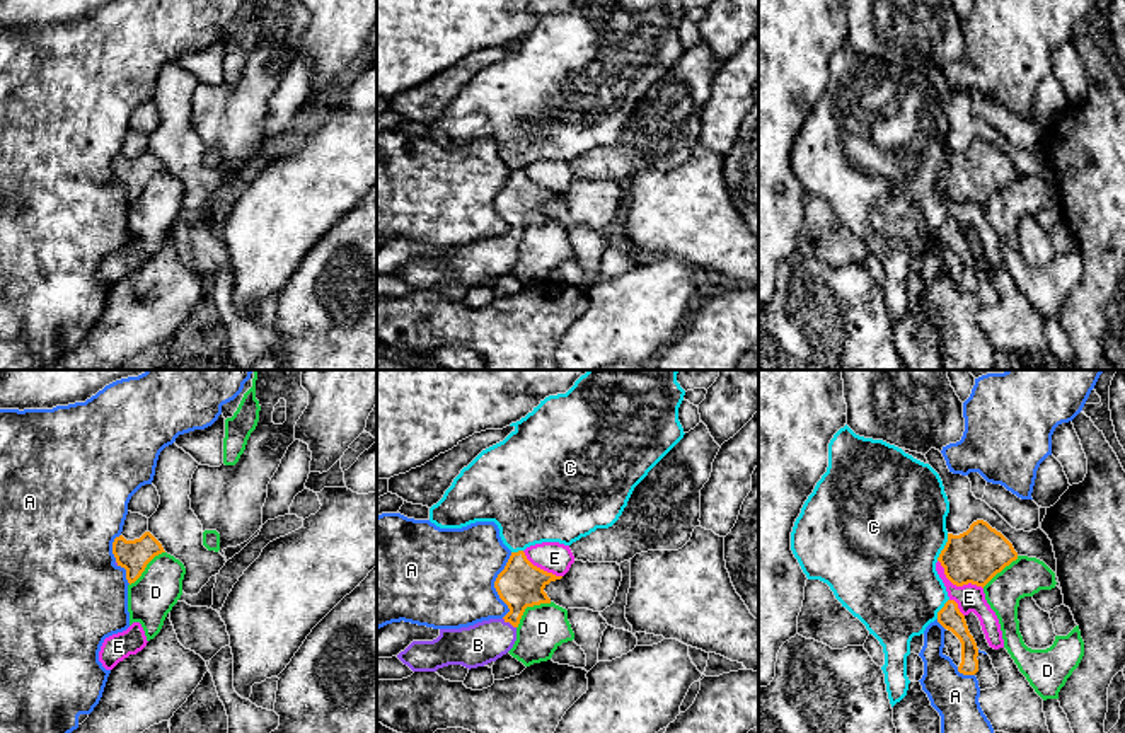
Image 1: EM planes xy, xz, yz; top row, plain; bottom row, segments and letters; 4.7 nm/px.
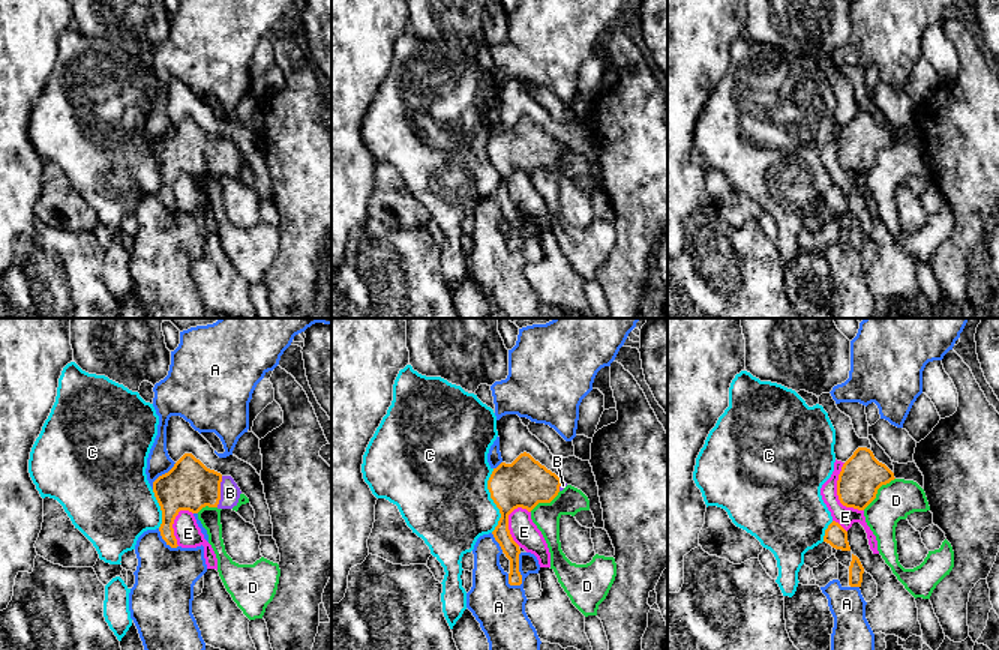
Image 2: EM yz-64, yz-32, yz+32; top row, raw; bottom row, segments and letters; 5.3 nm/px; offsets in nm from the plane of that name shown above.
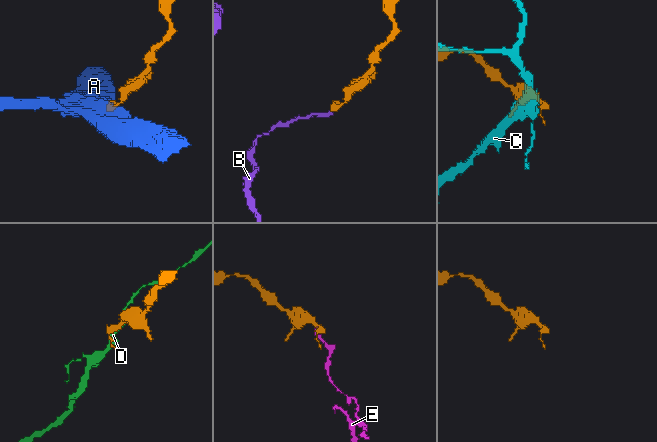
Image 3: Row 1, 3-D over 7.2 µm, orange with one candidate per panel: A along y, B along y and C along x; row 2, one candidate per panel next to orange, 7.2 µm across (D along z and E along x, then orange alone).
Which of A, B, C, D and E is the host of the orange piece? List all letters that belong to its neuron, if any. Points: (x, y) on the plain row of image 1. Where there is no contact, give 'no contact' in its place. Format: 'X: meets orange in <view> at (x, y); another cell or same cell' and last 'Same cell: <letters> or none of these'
A: meets orange in xz at (495, 203); another cell
B: meets orange in xz at (510, 241); same cell
C: meets orange in yz at (945, 166); another cell
D: meets orange in xz at (529, 224); another cell
E: meets orange in yz at (957, 203); another cell
Same cell: B

